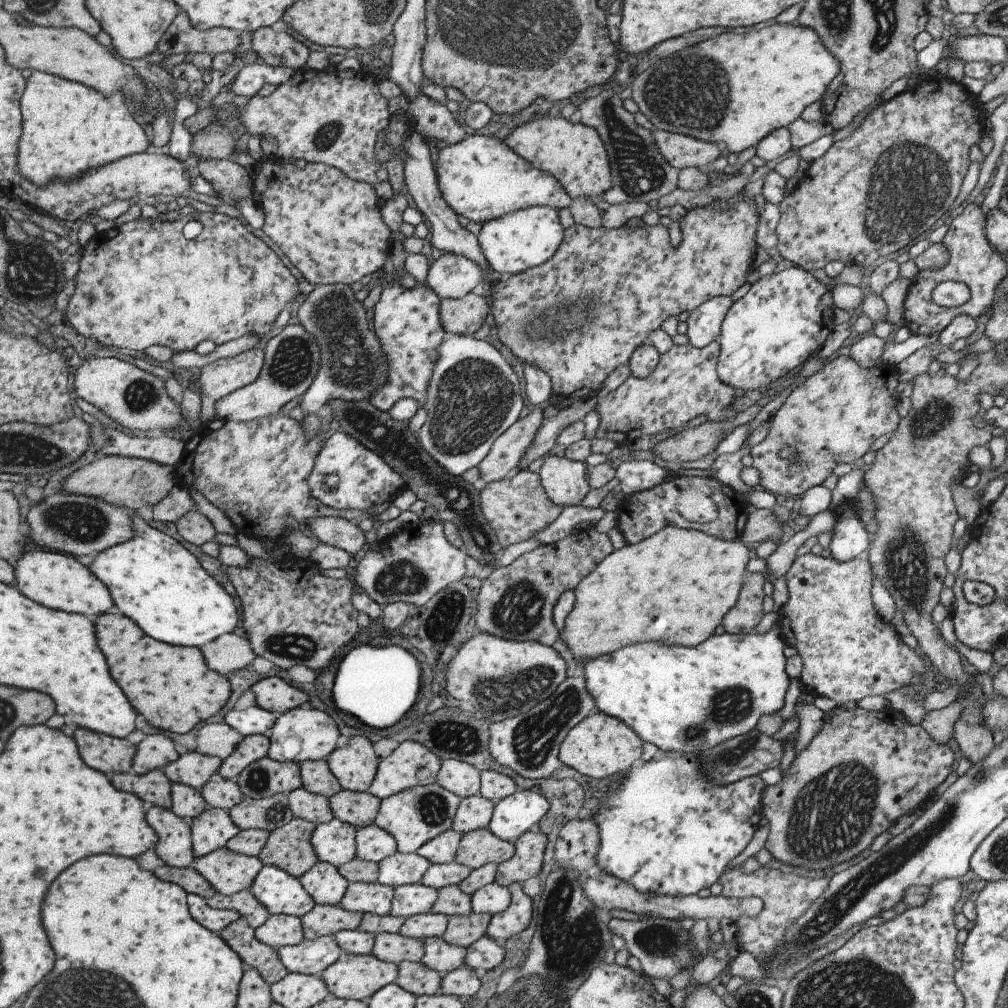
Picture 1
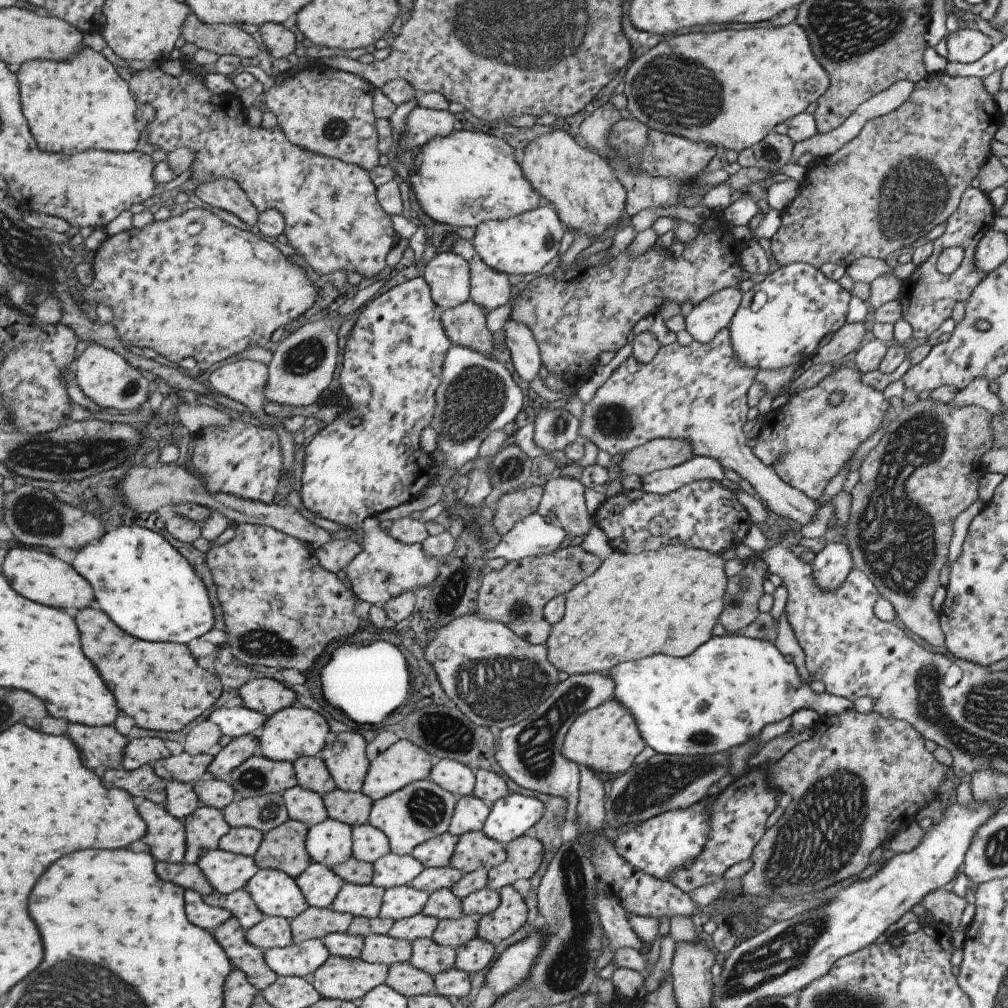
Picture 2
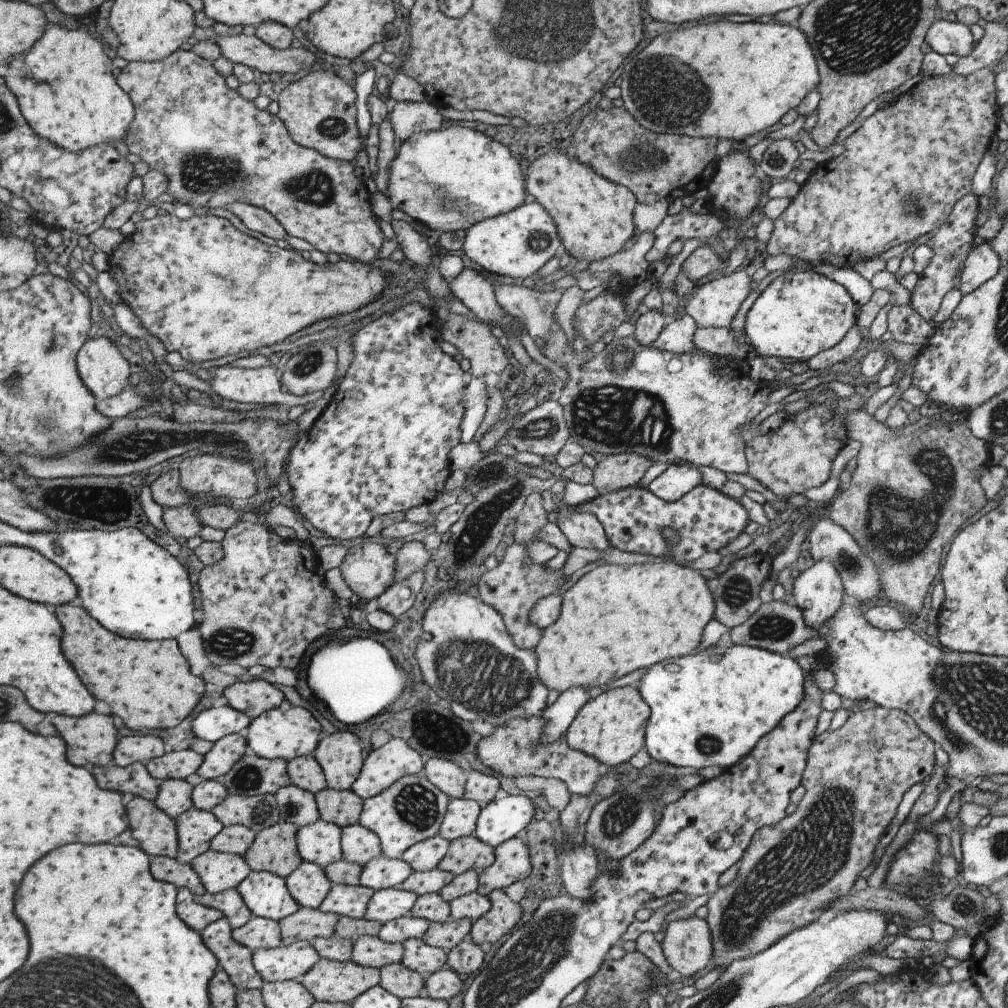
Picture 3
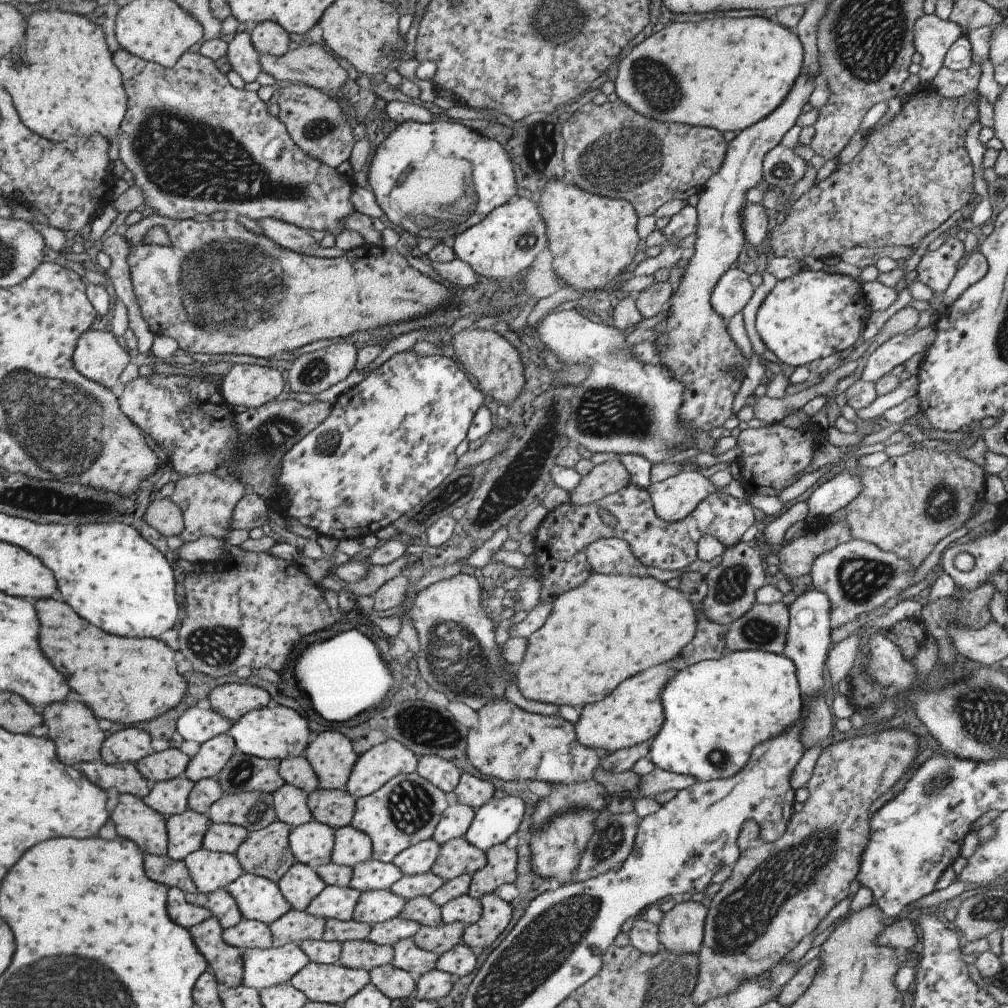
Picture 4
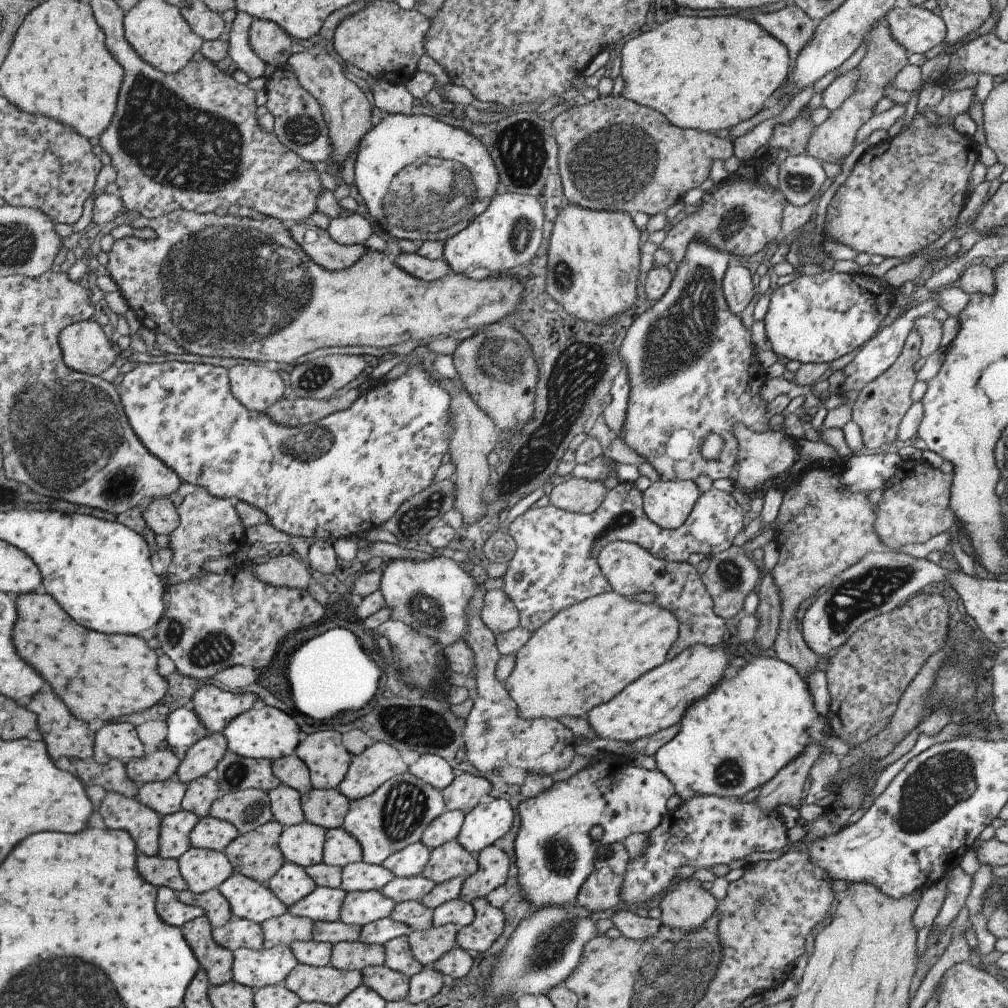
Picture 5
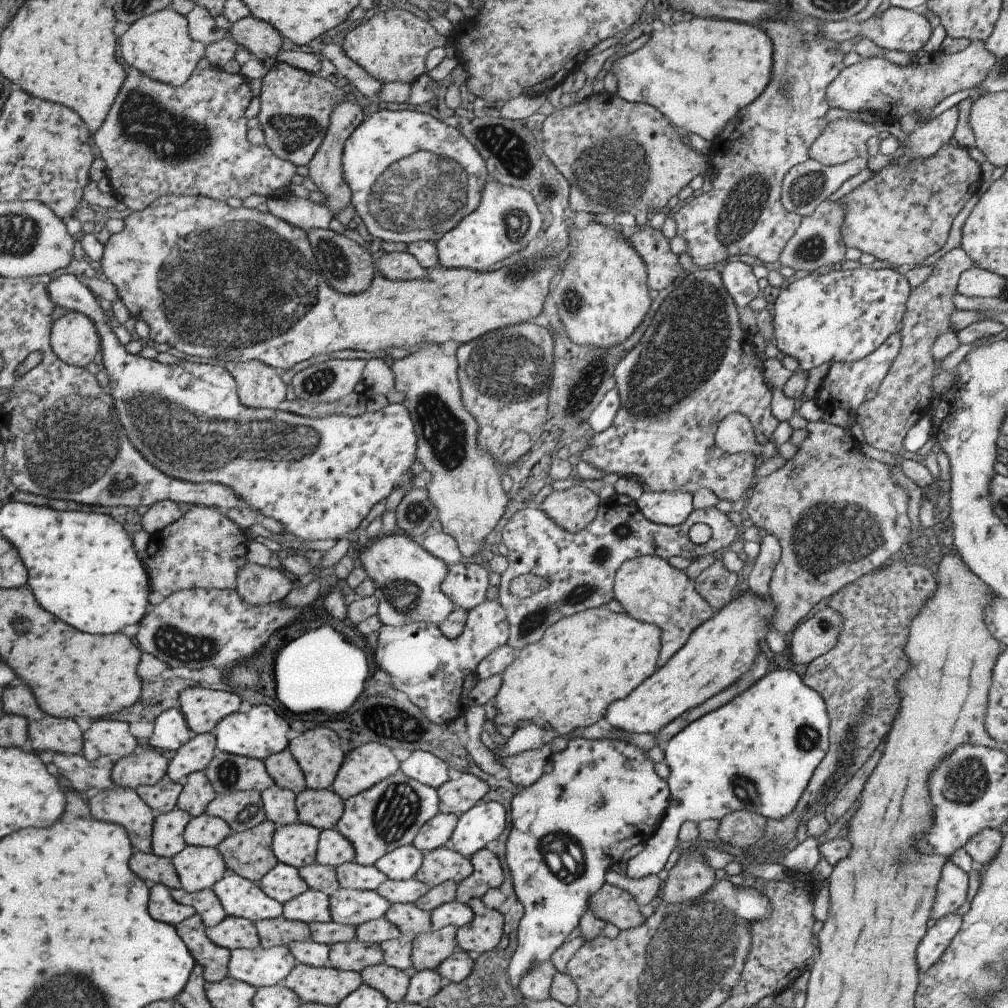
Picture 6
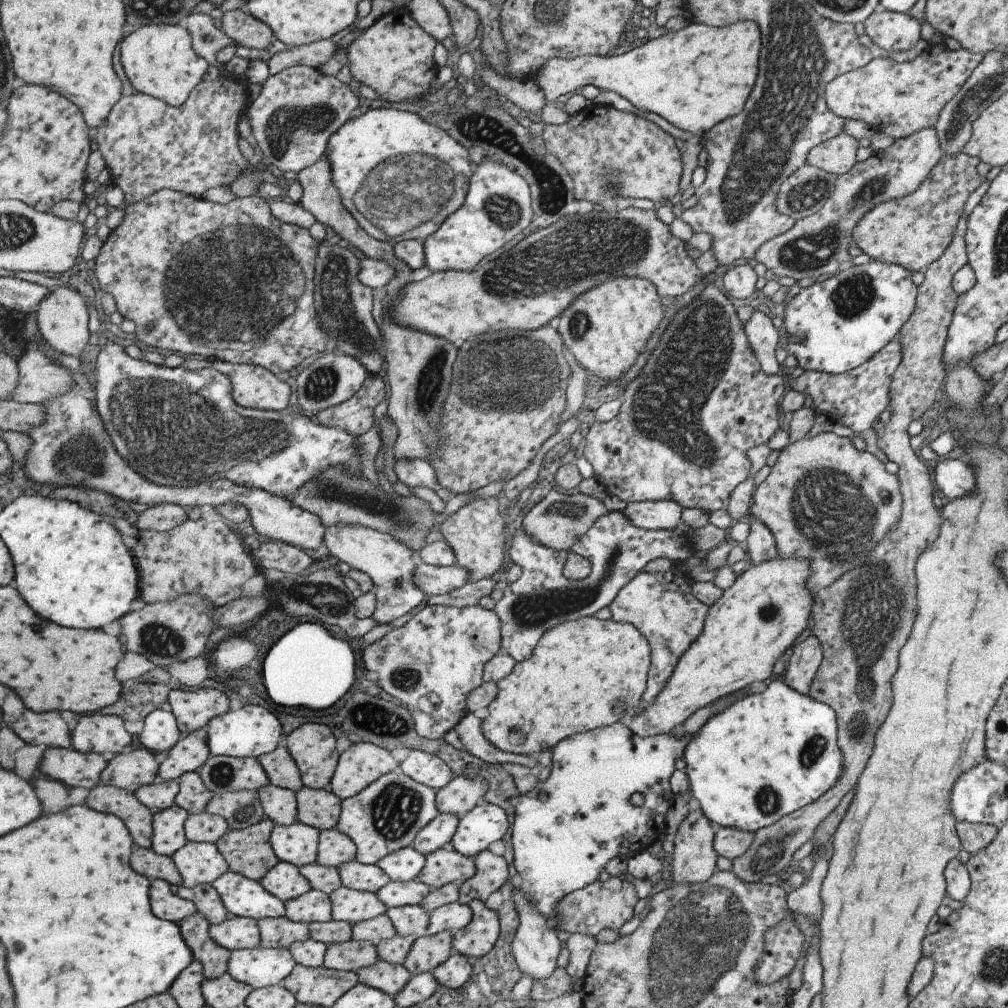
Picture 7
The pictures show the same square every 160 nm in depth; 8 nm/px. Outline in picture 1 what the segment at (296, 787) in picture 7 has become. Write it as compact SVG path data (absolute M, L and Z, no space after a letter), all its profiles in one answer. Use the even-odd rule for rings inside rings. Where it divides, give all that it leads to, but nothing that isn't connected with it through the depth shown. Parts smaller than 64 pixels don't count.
M327 760L305 761L301 766L303 787L309 792L331 798L344 789Z

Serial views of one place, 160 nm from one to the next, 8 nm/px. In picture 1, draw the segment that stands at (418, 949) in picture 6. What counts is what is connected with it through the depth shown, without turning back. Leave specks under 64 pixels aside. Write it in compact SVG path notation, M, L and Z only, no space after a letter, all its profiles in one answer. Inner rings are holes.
M475 912L467 916L452 916L443 938L452 945L471 946L486 934L490 918L490 914Z

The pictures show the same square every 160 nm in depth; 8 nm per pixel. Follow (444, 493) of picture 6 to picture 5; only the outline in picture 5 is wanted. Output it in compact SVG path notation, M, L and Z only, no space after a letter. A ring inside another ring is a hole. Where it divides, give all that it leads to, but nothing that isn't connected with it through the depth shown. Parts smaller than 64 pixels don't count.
M437 378L451 390L451 398L454 399L455 410L455 438L451 438L449 461L456 467L453 479L455 479L455 508L461 513L464 524L475 524L485 514L485 504L481 500L481 492L489 482L490 466L487 464L487 455L493 451L493 447L500 440L495 424L481 412L471 394L457 386L449 378Z

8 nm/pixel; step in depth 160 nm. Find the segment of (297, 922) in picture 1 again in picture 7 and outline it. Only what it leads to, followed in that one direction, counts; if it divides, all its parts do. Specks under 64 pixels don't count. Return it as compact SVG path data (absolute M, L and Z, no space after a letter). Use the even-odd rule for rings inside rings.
M229 916L225 922L211 925L210 935L216 943L232 951L262 946L258 921L251 917Z

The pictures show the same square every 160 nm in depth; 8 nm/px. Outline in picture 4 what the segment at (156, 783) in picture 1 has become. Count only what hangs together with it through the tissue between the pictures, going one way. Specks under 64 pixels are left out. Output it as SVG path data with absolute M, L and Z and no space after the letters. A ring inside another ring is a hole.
M83 762L80 771L102 790L116 788L120 794L130 793L145 800L152 789L152 782L141 774L135 763Z

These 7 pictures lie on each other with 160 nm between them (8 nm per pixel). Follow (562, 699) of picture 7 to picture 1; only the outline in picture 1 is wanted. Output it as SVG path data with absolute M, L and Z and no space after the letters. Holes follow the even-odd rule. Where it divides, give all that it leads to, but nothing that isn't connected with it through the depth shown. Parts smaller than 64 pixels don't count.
M665 527L655 534L649 535L647 539L643 539L632 545L625 545L619 550L611 551L602 562L598 562L597 566L584 576L579 584L572 590L574 594L574 603L571 612L567 614L564 620L563 628L560 630L558 640L566 644L568 651L573 658L573 665L578 665L580 661L591 660L601 655L608 655L618 651L623 647L634 645L635 643L653 642L667 643L671 645L682 645L685 647L694 647L707 640L708 636L713 634L713 630L720 624L723 615L735 604L739 589L746 575L745 565L752 555L752 547L746 547L741 541L724 541L714 537L710 537L704 533L691 529L678 529L677 527Z

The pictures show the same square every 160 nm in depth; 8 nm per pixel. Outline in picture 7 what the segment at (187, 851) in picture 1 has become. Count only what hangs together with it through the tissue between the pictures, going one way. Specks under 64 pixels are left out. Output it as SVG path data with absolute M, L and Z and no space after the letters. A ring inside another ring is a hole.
M100 782L90 790L85 804L93 810L119 815L134 835L136 847L151 848L154 841L154 811L135 792Z

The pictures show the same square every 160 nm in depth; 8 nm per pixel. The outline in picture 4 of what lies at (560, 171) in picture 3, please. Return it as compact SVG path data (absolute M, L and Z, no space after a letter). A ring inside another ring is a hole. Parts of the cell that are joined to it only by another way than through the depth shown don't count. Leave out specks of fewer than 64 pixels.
M567 177L545 180L545 186L541 188L539 196L539 211L543 216L547 234L547 253L551 256L548 267L553 270L560 285L565 284L575 290L605 289L611 280L623 275L625 266L635 256L639 244L639 236L636 232L639 217L631 202L585 192L581 190L581 186L575 186L575 182L568 181Z

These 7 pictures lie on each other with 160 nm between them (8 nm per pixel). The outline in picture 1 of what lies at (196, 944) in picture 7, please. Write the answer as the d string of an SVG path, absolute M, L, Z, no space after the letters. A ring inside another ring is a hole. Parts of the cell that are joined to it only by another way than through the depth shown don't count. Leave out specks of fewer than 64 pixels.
M241 917L221 933L226 943L239 953L248 968L259 970L261 976L270 984L282 981L290 972L275 949L256 937L256 929Z

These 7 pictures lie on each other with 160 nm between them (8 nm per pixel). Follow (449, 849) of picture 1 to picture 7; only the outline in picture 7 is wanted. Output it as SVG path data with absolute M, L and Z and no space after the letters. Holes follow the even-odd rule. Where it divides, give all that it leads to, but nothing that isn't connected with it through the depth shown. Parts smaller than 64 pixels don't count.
M414 846L405 847L382 858L378 865L391 877L391 881L418 879L425 868L427 857Z

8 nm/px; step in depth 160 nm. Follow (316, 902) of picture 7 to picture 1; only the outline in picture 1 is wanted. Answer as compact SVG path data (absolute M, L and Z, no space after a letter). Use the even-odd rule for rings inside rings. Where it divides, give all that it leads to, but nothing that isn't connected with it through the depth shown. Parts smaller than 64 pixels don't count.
M352 883L340 906L348 911L391 915L395 887L377 883Z

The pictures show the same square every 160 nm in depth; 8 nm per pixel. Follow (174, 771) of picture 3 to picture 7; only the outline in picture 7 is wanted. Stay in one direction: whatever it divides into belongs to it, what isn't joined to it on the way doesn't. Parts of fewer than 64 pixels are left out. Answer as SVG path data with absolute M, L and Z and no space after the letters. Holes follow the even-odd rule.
M137 748L109 757L108 767L102 772L101 782L115 785L132 793L142 786L157 782L159 762L149 749Z

